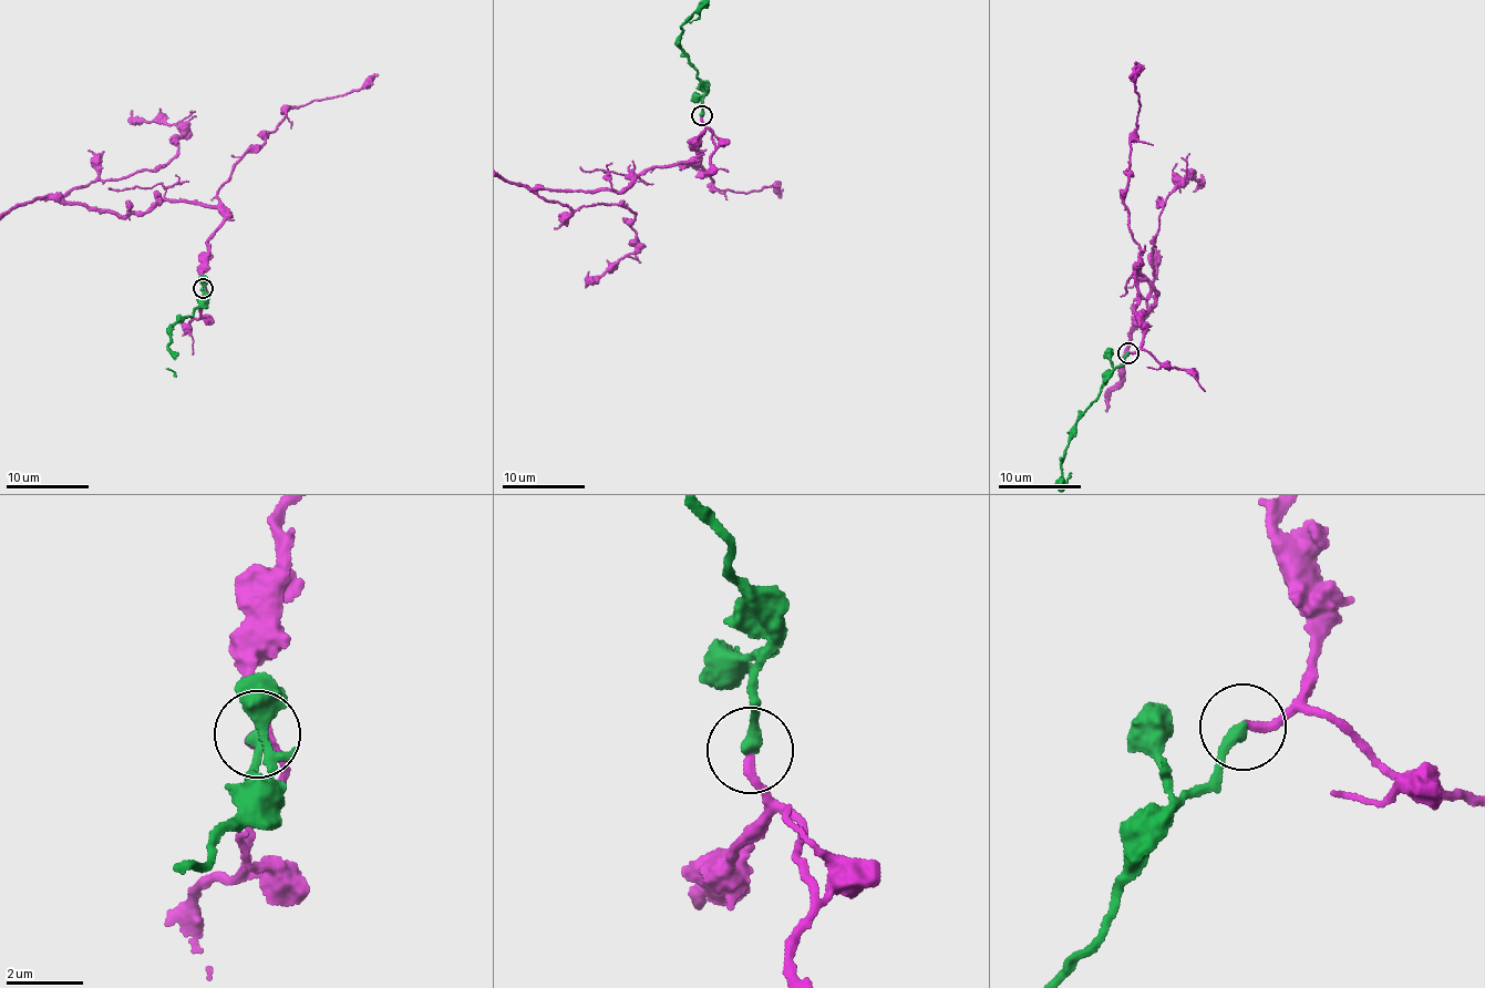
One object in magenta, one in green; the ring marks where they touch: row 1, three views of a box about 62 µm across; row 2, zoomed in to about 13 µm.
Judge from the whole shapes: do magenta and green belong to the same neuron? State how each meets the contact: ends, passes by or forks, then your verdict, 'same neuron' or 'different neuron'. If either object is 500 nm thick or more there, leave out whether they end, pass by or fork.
magenta ends; green ends; same neuron

